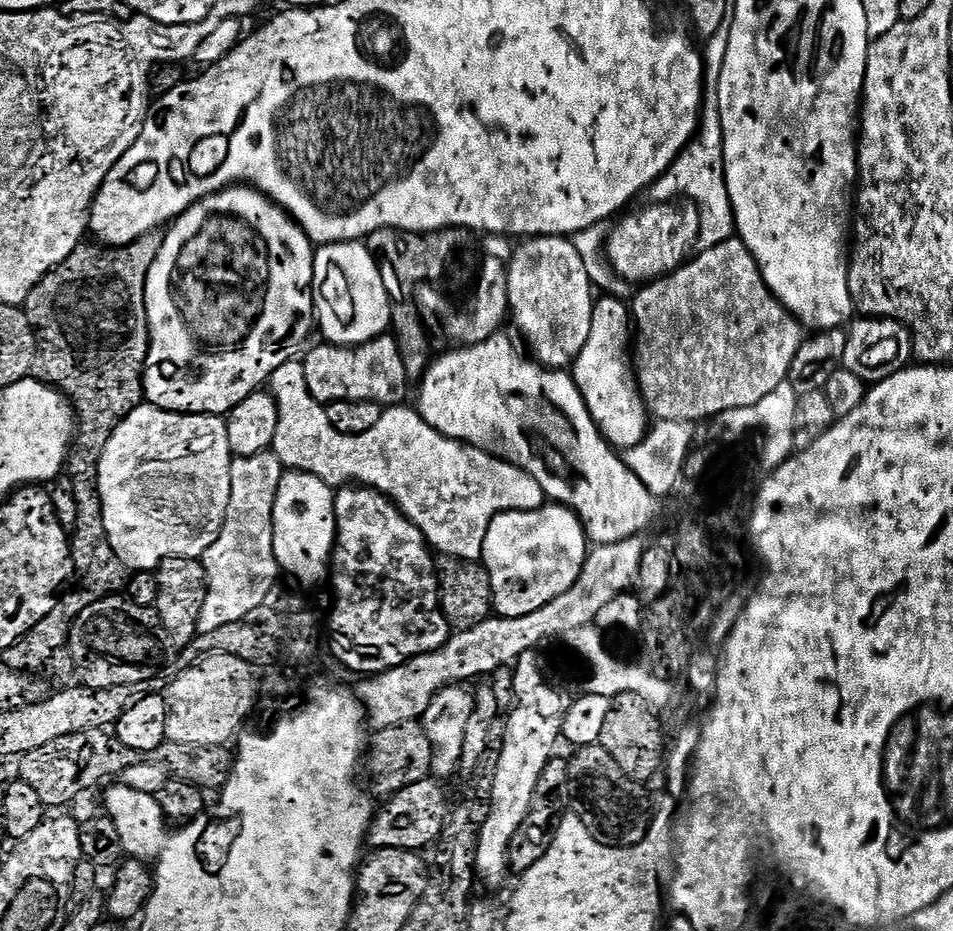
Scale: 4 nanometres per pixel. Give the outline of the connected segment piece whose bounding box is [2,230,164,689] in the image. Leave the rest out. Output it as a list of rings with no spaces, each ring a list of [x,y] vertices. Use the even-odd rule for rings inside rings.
[[[157,230],[139,236],[134,242],[119,246],[105,246],[99,242],[81,242],[66,262],[62,262],[54,270],[50,270],[30,290],[23,304],[24,313],[28,316],[30,326],[36,335],[36,353],[32,363],[31,375],[49,384],[72,406],[76,417],[74,443],[66,461],[66,479],[72,483],[74,502],[78,502],[78,522],[70,529],[72,559],[70,561],[75,575],[80,576],[81,584],[69,596],[61,595],[54,610],[27,632],[14,646],[2,653],[2,662],[10,666],[10,670],[27,672],[43,678],[49,685],[57,689],[67,688],[73,683],[76,667],[68,649],[68,639],[72,623],[90,606],[107,596],[119,593],[126,584],[124,563],[114,554],[114,546],[110,546],[110,538],[106,534],[106,522],[102,518],[102,498],[98,478],[98,462],[102,462],[102,450],[106,450],[106,442],[110,442],[110,434],[125,420],[133,410],[145,403],[144,367],[148,357],[148,315],[144,302],[146,278],[150,274],[150,266],[154,266],[154,258],[158,250],[162,250],[164,232]]]

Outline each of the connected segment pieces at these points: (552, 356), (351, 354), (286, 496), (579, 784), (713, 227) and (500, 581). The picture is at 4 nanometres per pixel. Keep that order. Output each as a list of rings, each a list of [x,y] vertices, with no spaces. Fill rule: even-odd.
[[[562,236],[525,239],[515,245],[506,267],[510,320],[528,339],[535,363],[557,370],[575,365],[582,346],[586,346],[586,338],[590,338],[594,285],[571,239]]]
[[[395,335],[376,336],[370,342],[355,346],[320,342],[317,348],[310,349],[306,354],[303,353],[302,359],[306,370],[306,386],[310,386],[310,394],[319,404],[327,406],[339,400],[361,400],[381,406],[400,406],[407,401],[404,399],[408,396],[410,381],[406,374],[406,366],[402,366],[402,354],[398,350]]]
[[[291,470],[285,471],[282,482],[278,486],[278,494],[274,502],[274,558],[280,564],[281,573],[293,576],[300,584],[320,584],[329,579],[330,576],[330,561],[332,559],[332,548],[336,545],[336,497],[334,489],[326,482],[322,482],[322,478],[314,478],[314,474],[306,474],[305,472],[294,472]]]
[[[585,744],[573,752],[568,760],[570,811],[606,846],[625,848],[642,842],[654,819],[652,804],[640,789],[643,787],[631,780],[600,744]]]
[[[705,79],[704,102],[700,109],[700,125],[692,140],[681,150],[680,156],[657,178],[650,189],[651,199],[656,202],[671,202],[677,198],[692,201],[700,212],[699,243],[704,248],[718,246],[718,242],[733,239],[736,232],[736,215],[732,212],[730,194],[724,173],[724,135],[722,114],[718,106],[716,80]]]
[[[555,502],[545,503],[544,507],[538,510],[530,510],[529,512],[500,512],[490,522],[490,526],[486,530],[486,542],[484,543],[484,554],[482,563],[484,569],[488,572],[490,578],[490,586],[492,587],[492,606],[495,615],[505,616],[506,618],[522,618],[522,614],[534,614],[534,610],[542,610],[542,606],[546,606],[546,602],[554,602],[554,598],[558,598],[562,594],[566,594],[566,590],[570,590],[570,586],[574,586],[574,582],[578,582],[578,574],[582,574],[582,566],[586,562],[590,551],[590,541],[584,532],[580,520],[568,508]]]

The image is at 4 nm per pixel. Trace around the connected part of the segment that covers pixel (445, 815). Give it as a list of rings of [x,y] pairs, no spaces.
[[[429,778],[414,786],[406,786],[387,801],[384,809],[377,811],[368,827],[366,844],[369,849],[397,848],[407,852],[431,849],[447,826],[450,815],[448,792],[441,781]]]

